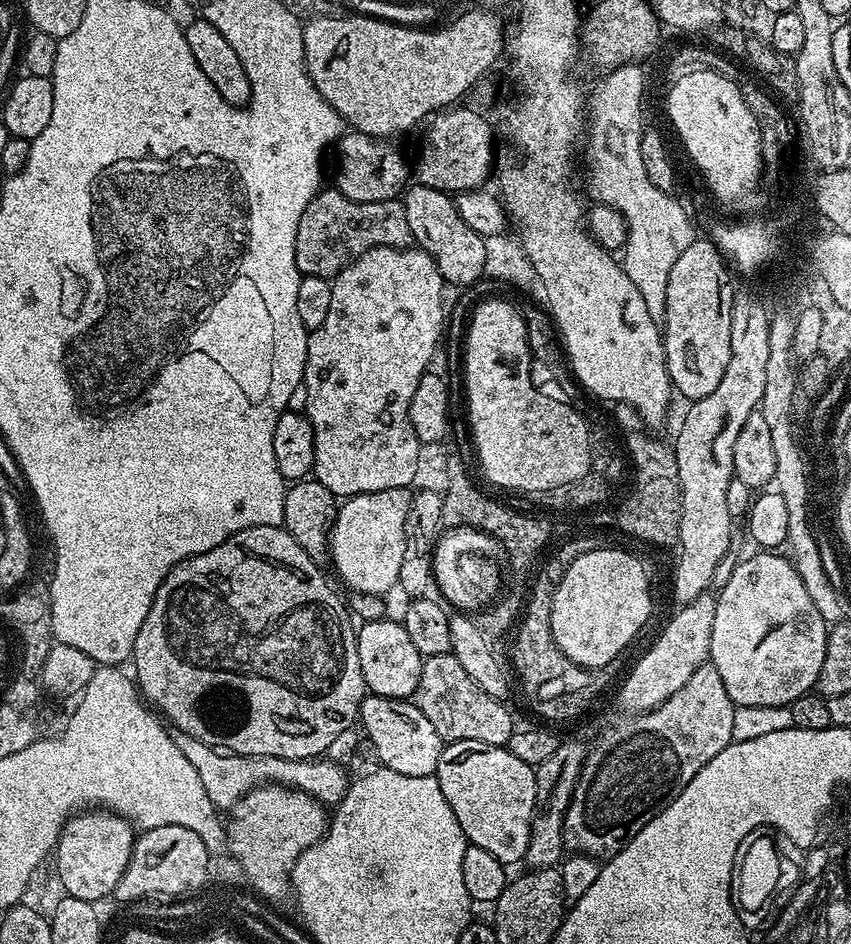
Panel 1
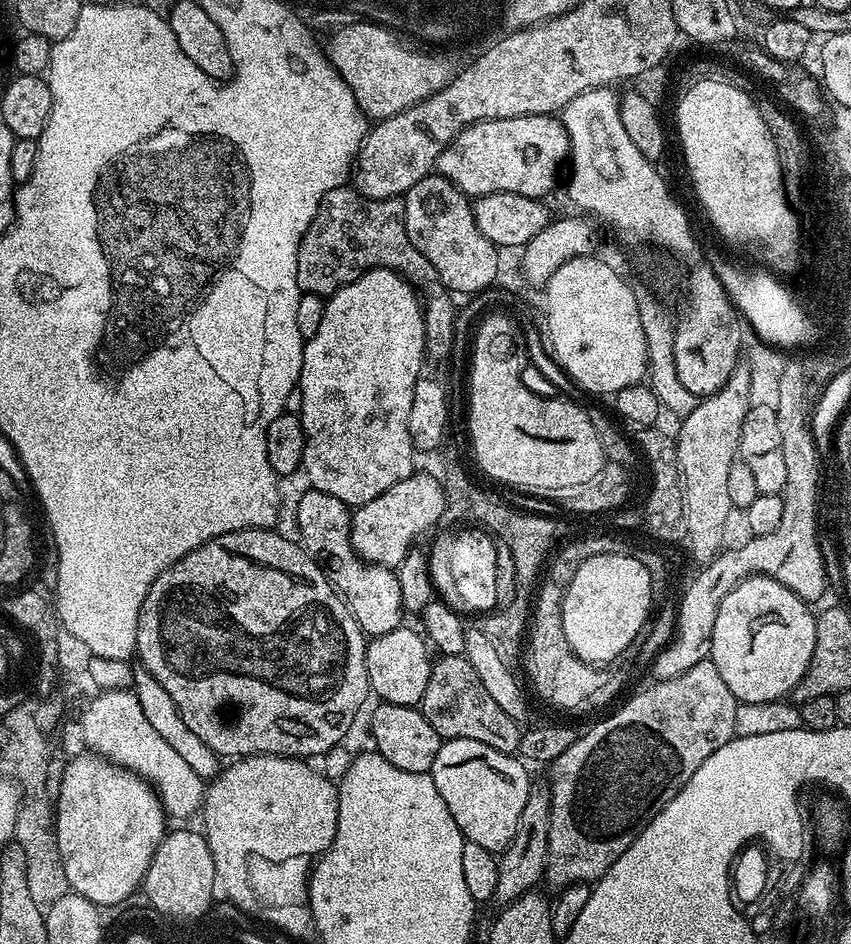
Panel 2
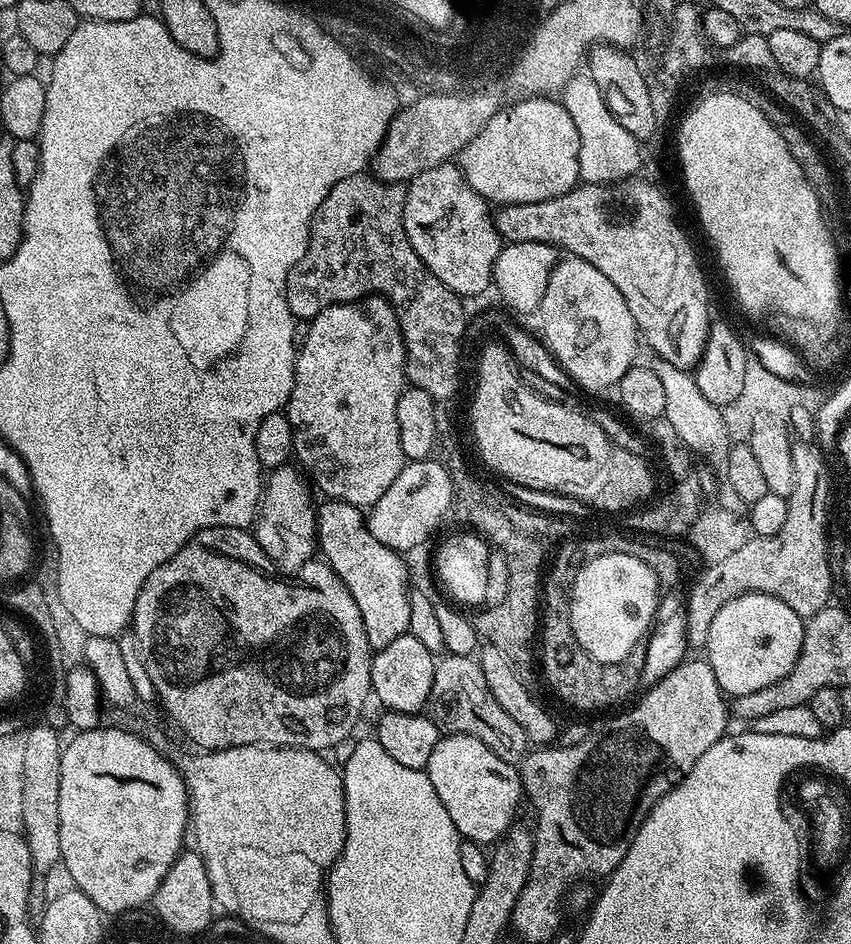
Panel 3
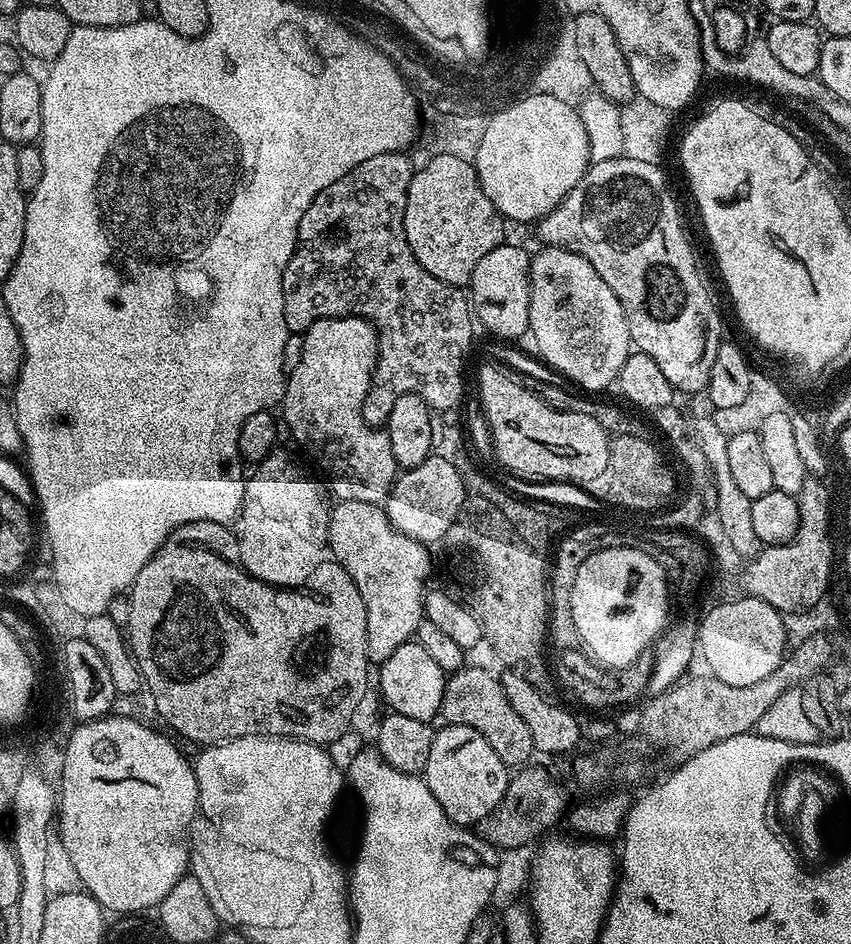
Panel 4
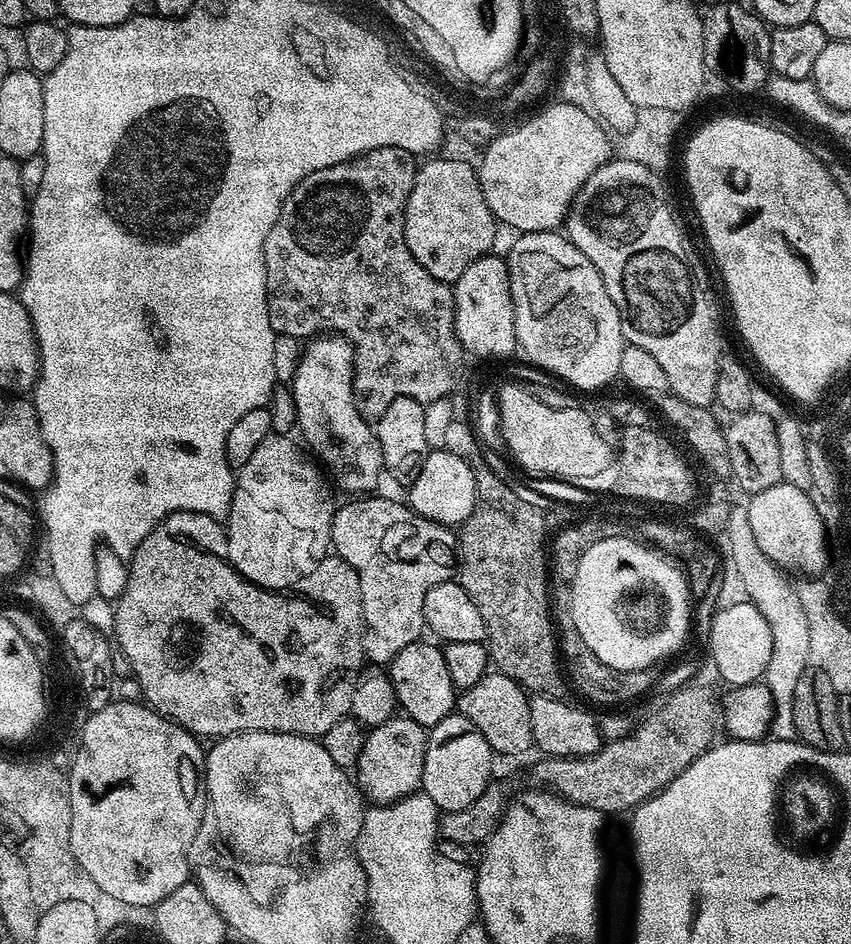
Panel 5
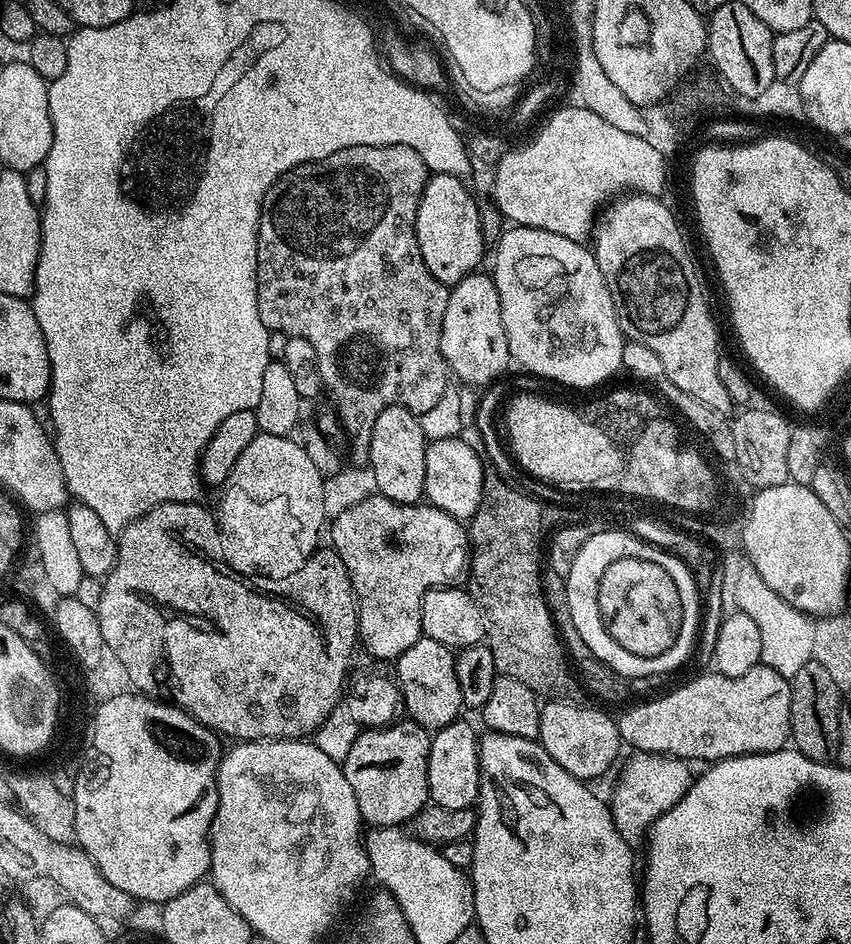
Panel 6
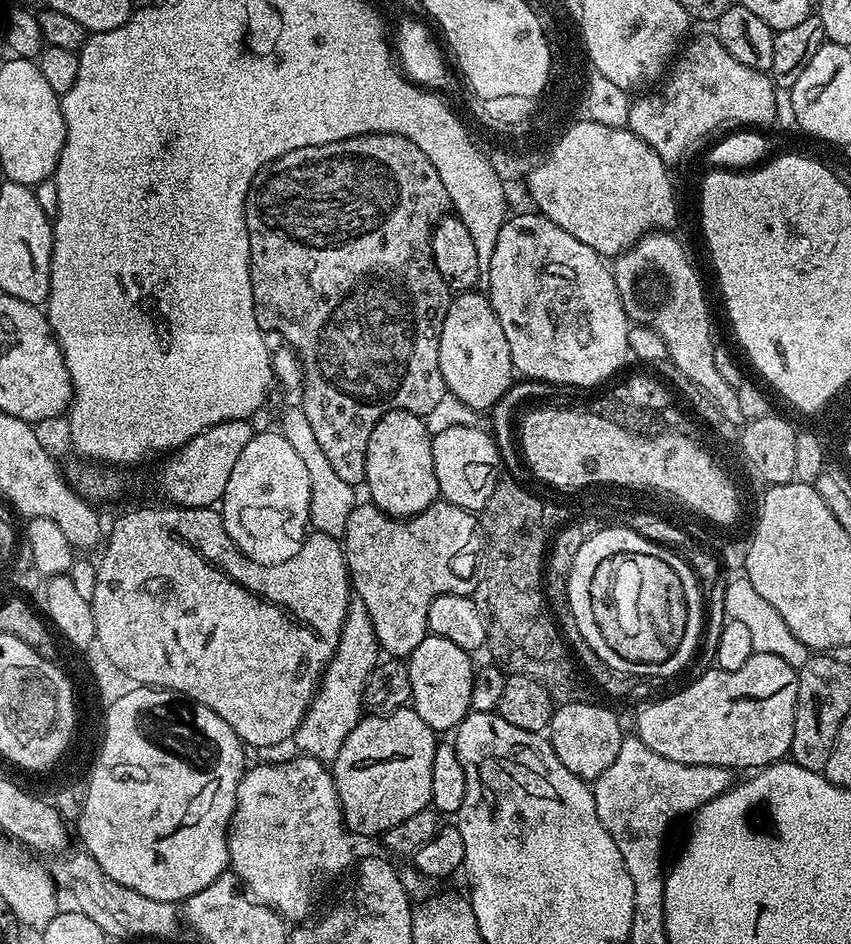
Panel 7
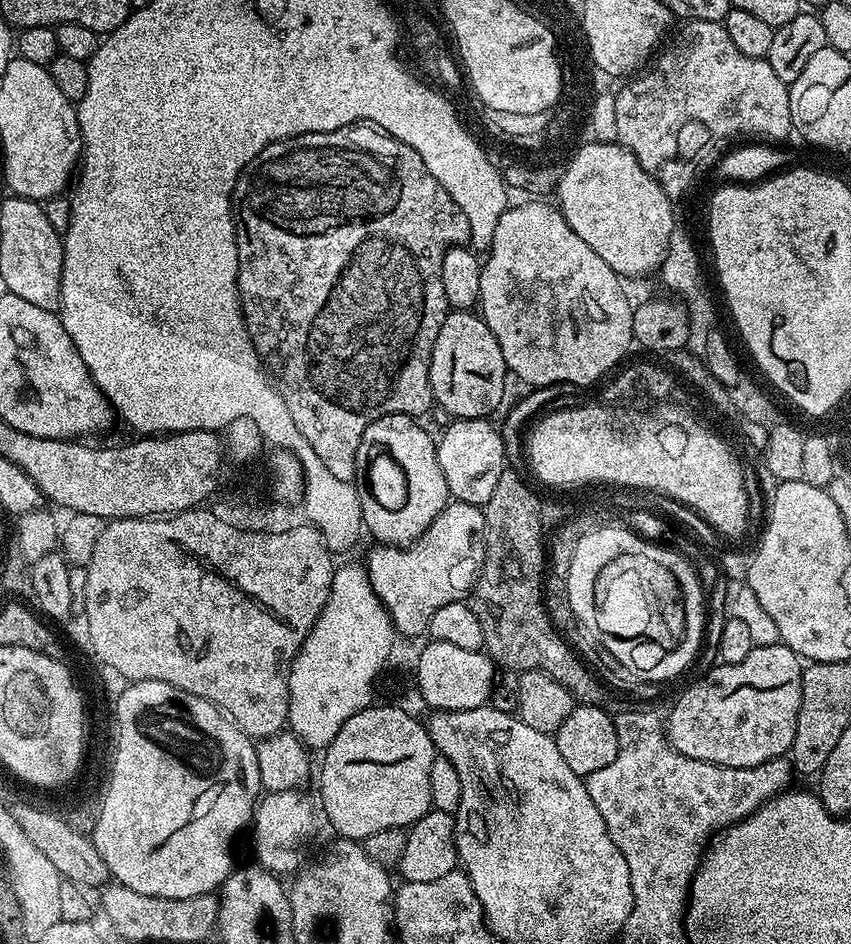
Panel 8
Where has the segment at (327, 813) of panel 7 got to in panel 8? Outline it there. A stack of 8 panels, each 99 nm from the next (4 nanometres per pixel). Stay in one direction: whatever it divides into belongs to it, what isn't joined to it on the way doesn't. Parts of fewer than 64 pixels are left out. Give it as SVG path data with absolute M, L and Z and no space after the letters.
M303 791L268 792L261 795L250 825L252 848L256 851L255 859L261 867L277 874L295 873L302 864L300 847L308 840L308 835L316 828L318 808Z

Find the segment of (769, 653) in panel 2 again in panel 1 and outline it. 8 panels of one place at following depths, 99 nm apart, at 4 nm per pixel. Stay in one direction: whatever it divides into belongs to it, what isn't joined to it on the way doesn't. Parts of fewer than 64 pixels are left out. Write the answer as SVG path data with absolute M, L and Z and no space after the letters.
M760 550L755 554L757 556L749 560L741 559L734 574L730 574L730 582L719 589L714 610L714 634L710 634L708 655L733 704L787 706L816 688L818 674L822 674L822 662L826 662L830 624L818 614L798 570L787 555L776 556L780 554L772 550Z

